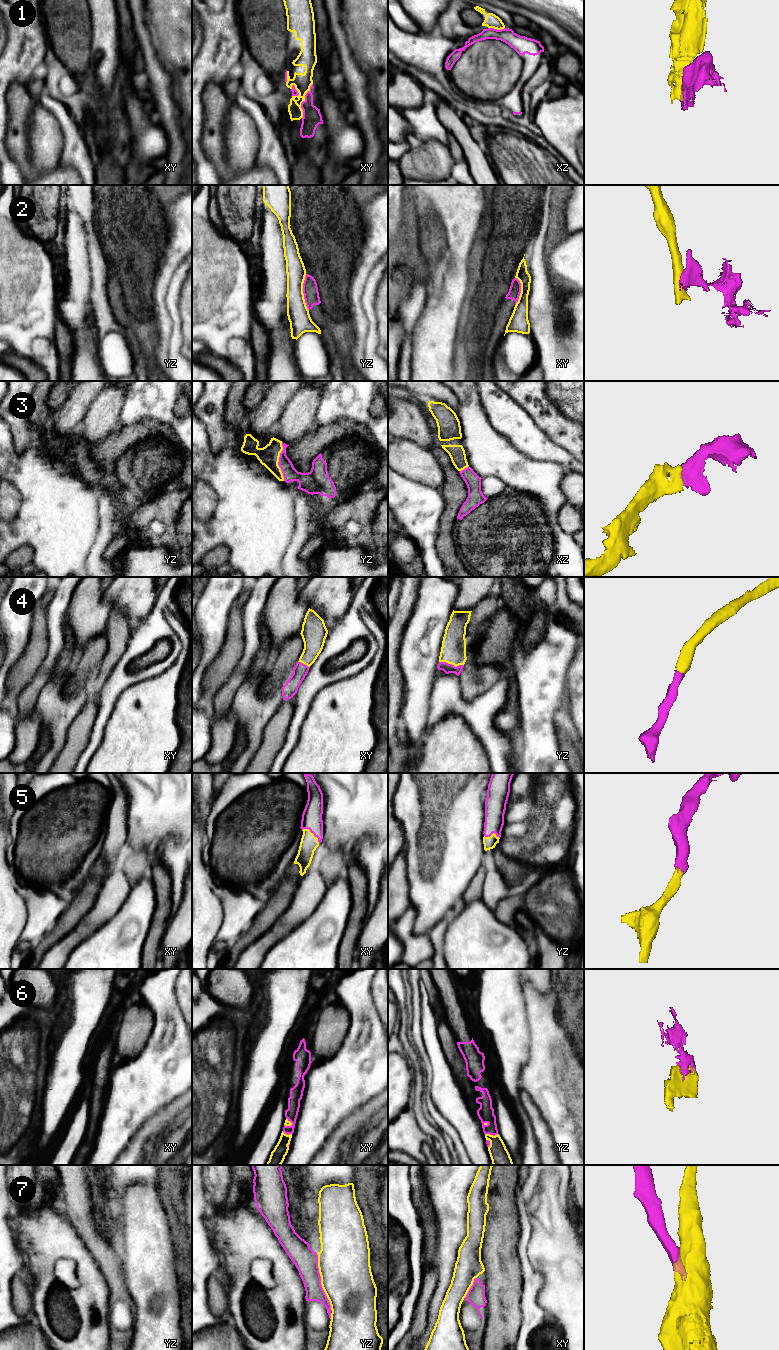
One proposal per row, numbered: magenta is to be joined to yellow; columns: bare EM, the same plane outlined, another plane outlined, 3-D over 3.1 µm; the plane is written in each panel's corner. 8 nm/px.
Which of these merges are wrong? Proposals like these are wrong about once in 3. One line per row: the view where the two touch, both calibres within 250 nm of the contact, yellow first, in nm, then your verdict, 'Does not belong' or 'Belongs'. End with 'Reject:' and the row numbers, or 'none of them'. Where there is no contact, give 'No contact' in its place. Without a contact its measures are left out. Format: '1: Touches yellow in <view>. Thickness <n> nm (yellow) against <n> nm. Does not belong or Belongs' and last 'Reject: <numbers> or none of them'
1: Touches yellow in xy. Thickness 140 nm (yellow) against 150 nm. Does not belong
2: Touches yellow in yz. Thickness 180 nm (yellow) against 130 nm. Does not belong
3: Touches yellow in yz. Thickness 160 nm (yellow) against 120 nm. Belongs
4: Touches yellow in yz. Thickness 200 nm (yellow) against 80 nm. Belongs
5: Touches yellow in xy. Thickness 140 nm (yellow) against 160 nm. Belongs
6: Touches yellow in yz. Thickness 160 nm (yellow) against 130 nm. Belongs
7: Touches yellow in yz. Thickness 420 nm (yellow) against 190 nm. Does not belong
Reject: 1, 2, 7

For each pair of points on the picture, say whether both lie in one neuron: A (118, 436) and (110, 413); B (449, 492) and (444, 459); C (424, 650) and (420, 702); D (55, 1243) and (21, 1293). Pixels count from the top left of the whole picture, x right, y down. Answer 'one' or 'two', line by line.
A: two
B: one
C: one
D: two

